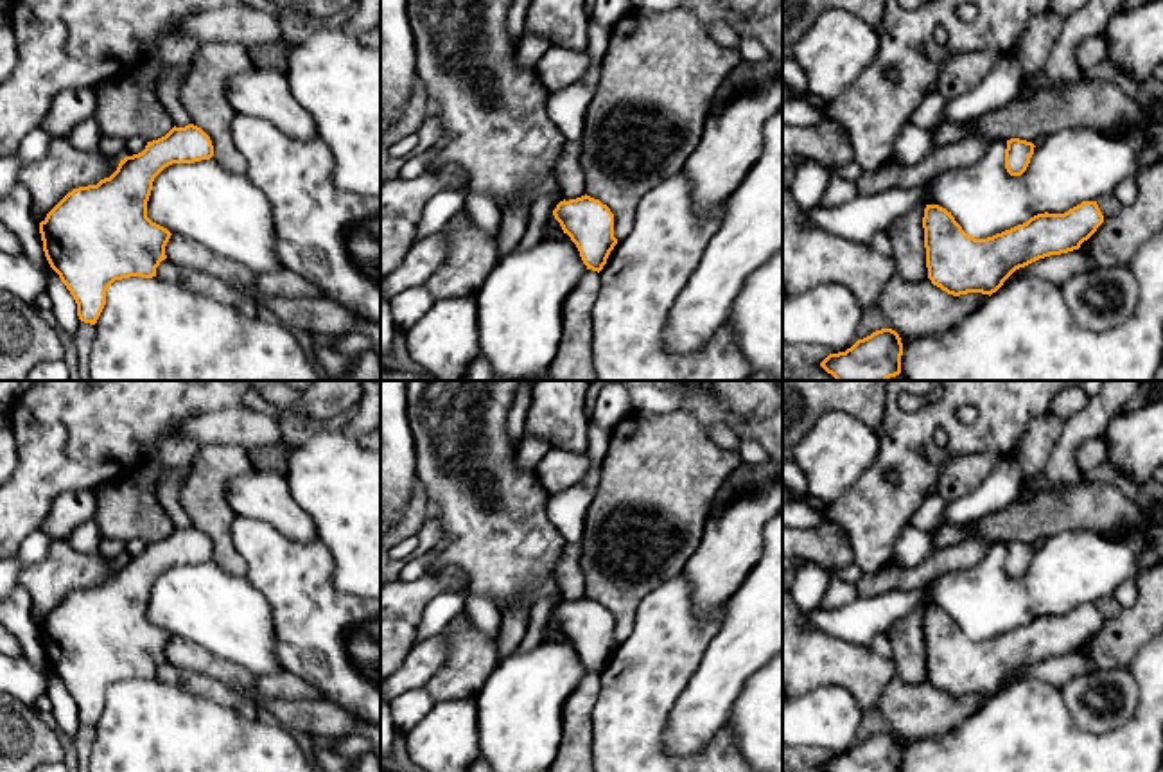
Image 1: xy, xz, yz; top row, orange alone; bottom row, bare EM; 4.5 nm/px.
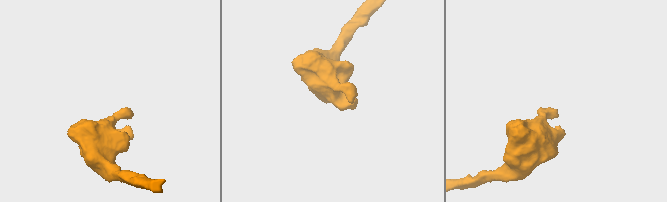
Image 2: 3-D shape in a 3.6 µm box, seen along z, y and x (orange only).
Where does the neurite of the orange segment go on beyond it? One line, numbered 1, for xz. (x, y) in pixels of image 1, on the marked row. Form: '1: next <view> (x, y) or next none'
1: next none

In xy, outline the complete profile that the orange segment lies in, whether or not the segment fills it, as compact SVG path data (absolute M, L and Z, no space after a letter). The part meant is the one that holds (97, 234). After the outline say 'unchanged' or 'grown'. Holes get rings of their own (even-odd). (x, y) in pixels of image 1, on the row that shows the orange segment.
M174 126L165 136L147 142L142 153L120 160L109 178L68 192L39 223L45 257L74 296L81 321L97 323L106 305L106 291L115 280L153 278L167 259L165 246L172 233L147 217L154 178L172 163L194 163L212 156L212 140L201 127Z; unchanged

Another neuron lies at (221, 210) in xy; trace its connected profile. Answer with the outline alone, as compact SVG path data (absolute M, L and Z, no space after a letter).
M214 158L165 167L153 181L147 217L172 235L190 239L257 275L282 268L275 255L269 199L246 174L224 171Z

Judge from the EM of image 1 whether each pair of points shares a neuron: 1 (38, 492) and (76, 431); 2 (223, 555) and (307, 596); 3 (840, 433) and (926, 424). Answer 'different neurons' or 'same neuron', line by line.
1: same neuron
2: different neurons
3: different neurons

